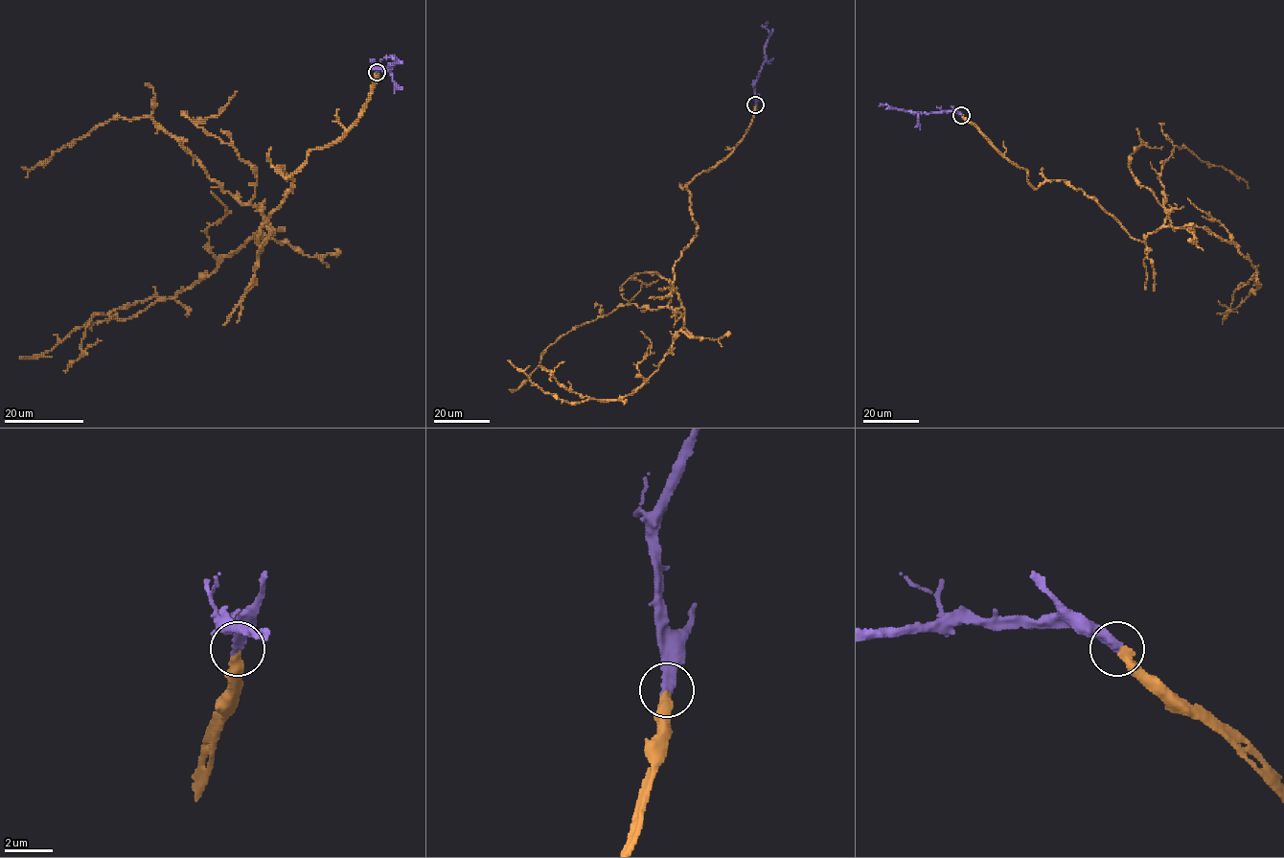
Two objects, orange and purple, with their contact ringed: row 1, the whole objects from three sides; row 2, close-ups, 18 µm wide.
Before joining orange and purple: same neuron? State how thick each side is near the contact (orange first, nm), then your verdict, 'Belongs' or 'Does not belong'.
Thickness 340 nm (orange) against 420 nm. Belongs

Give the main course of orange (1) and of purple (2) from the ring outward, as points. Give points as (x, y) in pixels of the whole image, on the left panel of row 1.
1: (377, 72), (347, 131), (288, 177), (278, 168), (291, 190), (258, 252), (274, 232), (172, 297), (20, 357)
2: (377, 72), (375, 67), (382, 70), (390, 68), (398, 60), (390, 57), (394, 59)

